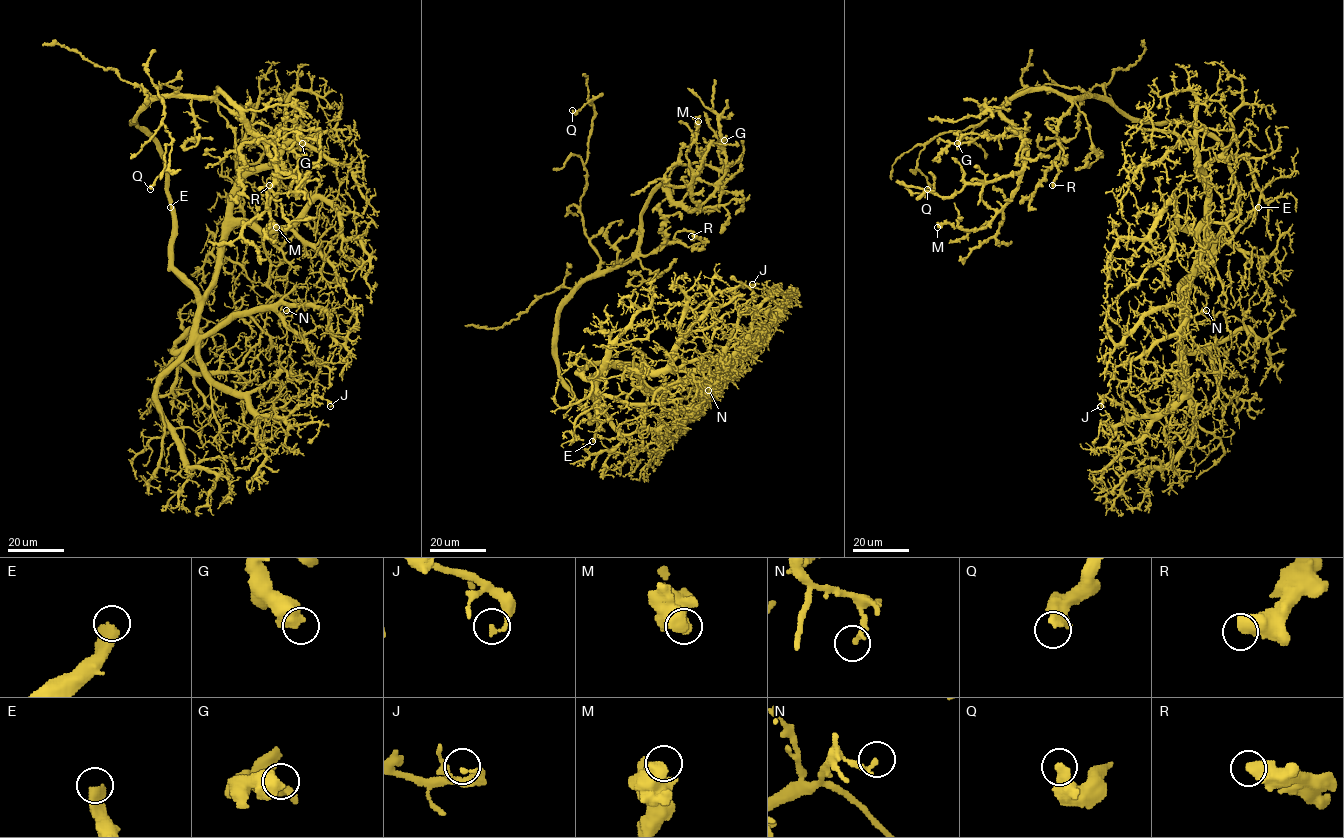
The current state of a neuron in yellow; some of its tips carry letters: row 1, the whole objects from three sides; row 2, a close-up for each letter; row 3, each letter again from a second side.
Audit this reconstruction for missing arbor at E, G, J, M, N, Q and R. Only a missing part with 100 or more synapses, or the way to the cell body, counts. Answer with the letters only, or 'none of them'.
E

